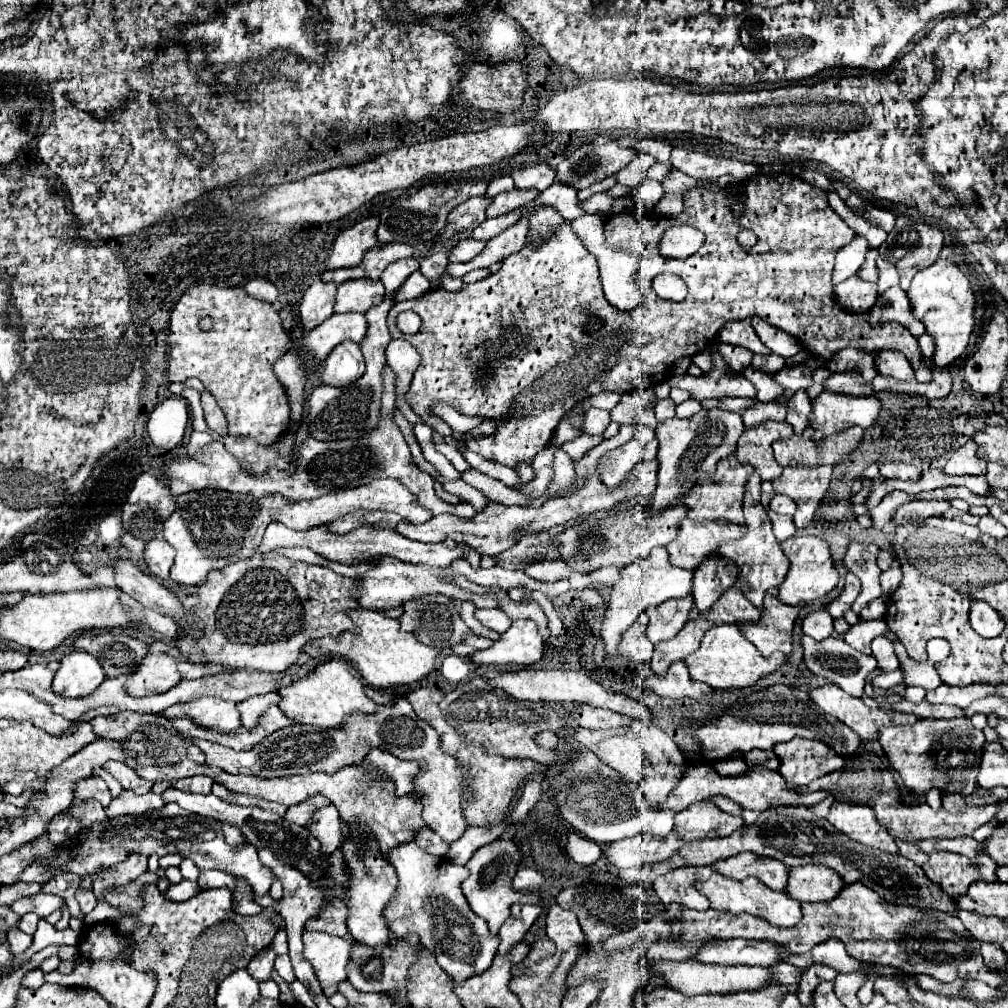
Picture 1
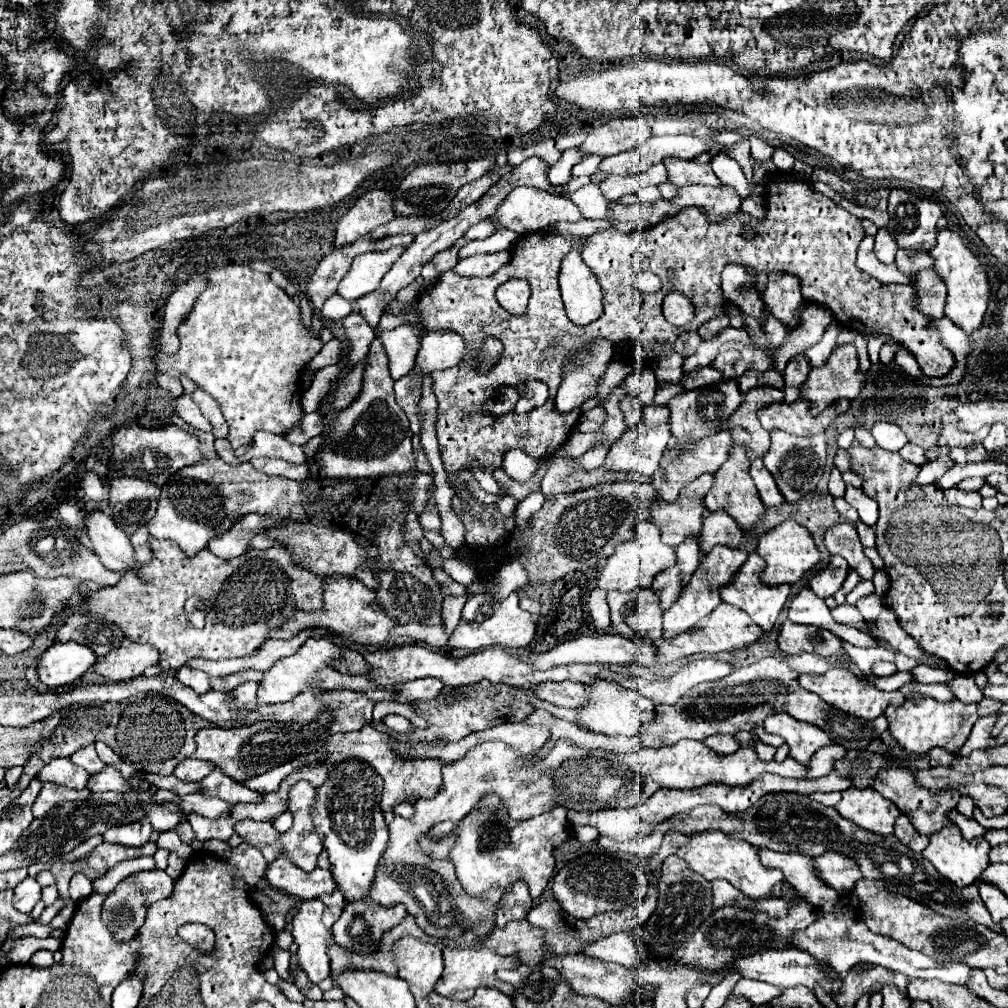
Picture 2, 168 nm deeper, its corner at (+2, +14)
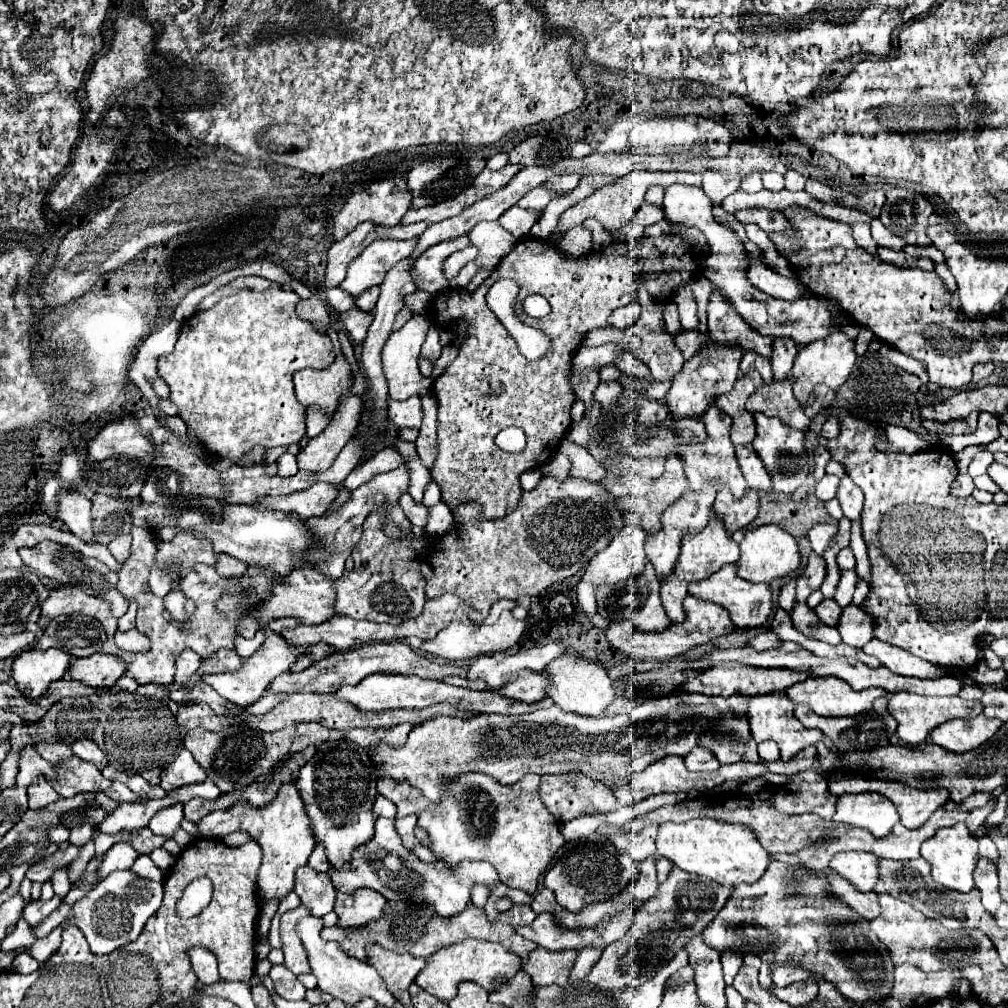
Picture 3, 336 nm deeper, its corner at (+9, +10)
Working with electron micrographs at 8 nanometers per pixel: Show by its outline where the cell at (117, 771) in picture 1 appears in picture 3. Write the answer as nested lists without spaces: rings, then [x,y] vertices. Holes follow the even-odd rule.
[[[77,739],[71,743],[71,749],[77,757],[93,763],[97,769],[103,769],[107,765],[105,753],[99,749],[99,745],[93,739]]]

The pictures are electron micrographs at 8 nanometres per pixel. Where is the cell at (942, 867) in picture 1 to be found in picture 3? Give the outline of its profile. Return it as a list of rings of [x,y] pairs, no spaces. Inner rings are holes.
[[[957,823],[953,827],[941,829],[935,833],[935,837],[927,839],[921,845],[921,855],[923,859],[931,865],[931,877],[935,883],[969,893],[973,889],[973,869],[975,869],[975,859],[977,859],[977,841],[973,841],[967,823]]]

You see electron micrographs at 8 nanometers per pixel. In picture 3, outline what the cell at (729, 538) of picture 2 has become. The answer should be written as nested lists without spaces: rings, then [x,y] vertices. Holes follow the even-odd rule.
[[[721,487],[713,505],[715,513],[725,521],[729,533],[745,529],[759,513],[759,495],[755,489],[747,489],[741,499],[735,499],[727,487]]]

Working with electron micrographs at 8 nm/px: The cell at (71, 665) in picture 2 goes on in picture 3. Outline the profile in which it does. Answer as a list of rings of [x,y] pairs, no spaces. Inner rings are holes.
[[[59,649],[21,651],[13,661],[11,677],[25,697],[41,697],[51,681],[61,679],[73,657]]]

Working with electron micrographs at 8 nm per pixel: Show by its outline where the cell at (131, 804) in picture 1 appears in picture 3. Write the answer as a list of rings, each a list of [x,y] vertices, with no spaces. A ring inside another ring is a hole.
[[[75,755],[67,757],[65,761],[55,765],[55,781],[49,785],[61,795],[61,797],[73,797],[77,793],[87,793],[87,791],[105,791],[111,781],[101,775],[101,771],[95,769],[93,763],[83,761]]]

